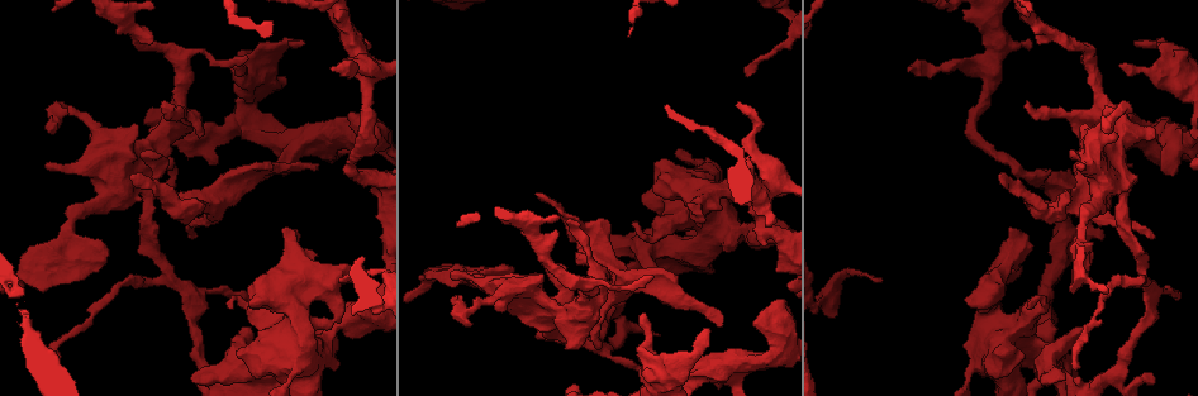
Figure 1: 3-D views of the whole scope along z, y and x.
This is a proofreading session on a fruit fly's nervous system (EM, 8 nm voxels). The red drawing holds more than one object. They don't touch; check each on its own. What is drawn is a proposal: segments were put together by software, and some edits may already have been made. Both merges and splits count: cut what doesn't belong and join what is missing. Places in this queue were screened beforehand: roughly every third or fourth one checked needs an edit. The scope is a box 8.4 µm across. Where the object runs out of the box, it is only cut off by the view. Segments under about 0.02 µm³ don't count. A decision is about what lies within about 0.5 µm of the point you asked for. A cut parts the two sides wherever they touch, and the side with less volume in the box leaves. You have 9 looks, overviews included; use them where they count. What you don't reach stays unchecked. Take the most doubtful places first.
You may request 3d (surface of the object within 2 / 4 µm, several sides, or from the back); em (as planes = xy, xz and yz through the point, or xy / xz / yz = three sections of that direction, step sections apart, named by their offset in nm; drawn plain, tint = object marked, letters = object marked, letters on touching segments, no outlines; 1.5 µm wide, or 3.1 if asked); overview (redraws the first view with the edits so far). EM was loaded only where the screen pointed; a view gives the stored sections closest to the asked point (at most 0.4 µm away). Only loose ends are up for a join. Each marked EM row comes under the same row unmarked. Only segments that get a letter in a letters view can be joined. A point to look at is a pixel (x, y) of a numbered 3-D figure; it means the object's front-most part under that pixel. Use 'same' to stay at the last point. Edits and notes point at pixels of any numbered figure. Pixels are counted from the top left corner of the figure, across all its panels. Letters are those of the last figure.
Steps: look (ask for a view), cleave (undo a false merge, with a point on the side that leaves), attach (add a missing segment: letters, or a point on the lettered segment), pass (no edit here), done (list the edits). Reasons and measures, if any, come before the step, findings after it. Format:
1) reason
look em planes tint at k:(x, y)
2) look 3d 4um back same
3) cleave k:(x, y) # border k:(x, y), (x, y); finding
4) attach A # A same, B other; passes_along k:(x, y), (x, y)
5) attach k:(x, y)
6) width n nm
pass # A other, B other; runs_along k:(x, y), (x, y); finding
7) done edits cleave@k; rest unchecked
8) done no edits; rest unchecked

look 3d 2um at 1:(317, 168)

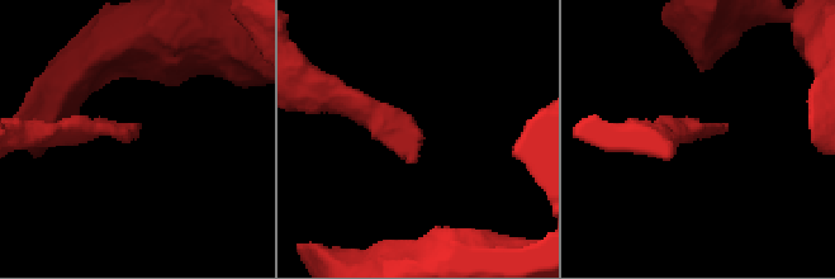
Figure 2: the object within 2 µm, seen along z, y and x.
need the tissue
look em yz step 4 tint at 2:(725, 127)

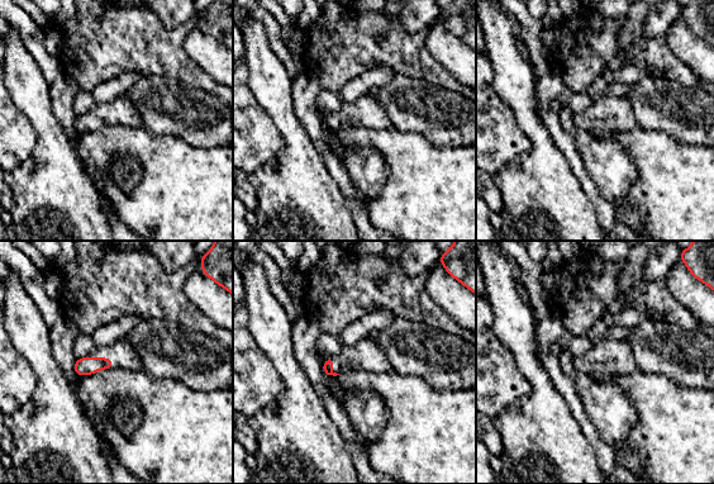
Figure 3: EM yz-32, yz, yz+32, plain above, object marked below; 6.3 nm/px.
another direction
look em planes letters same

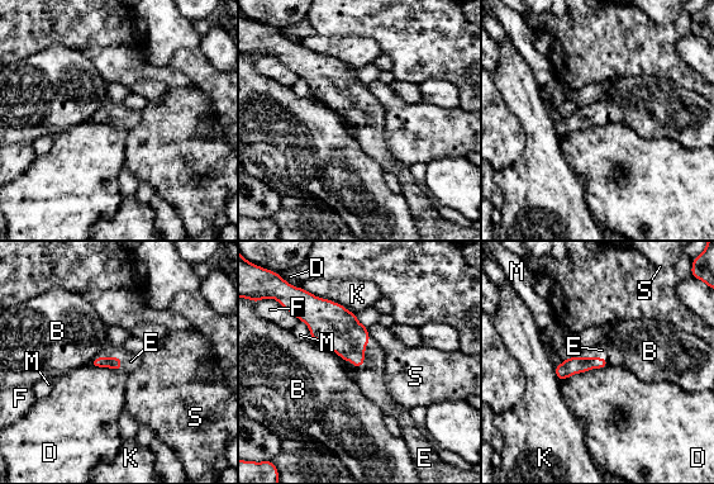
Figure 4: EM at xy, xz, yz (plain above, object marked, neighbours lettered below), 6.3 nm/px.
longest_contact D 320 nm
attach E # B other, D other, E same, F other, K other, M other, S other; the neuron continues

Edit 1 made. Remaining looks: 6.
look overview

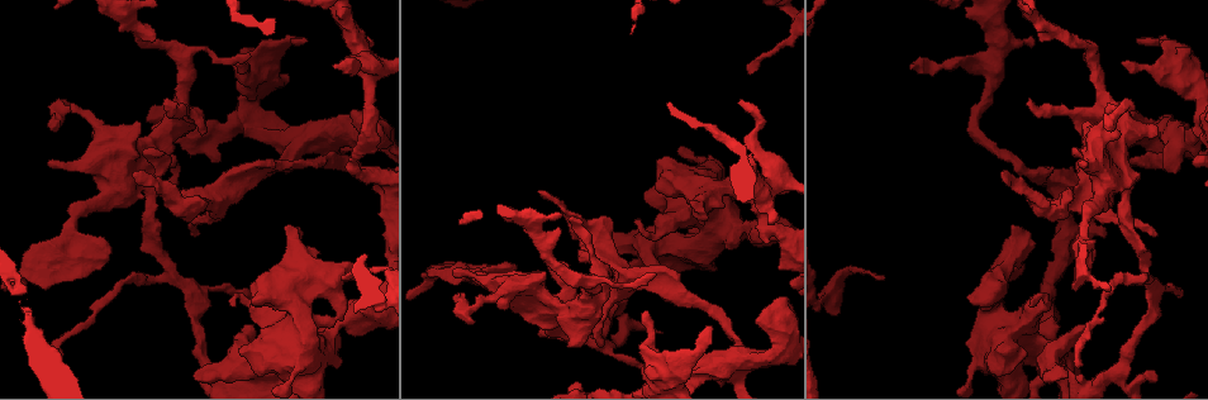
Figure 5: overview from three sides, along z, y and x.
long arm stops here
look em planes letters at 5:(1081, 363)

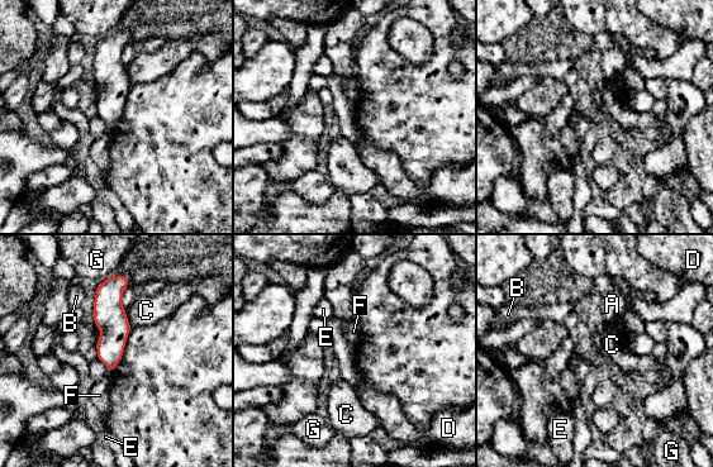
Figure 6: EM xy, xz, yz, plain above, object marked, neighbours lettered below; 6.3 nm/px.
width 180 nm
pass # A other, B other, C other, D other, E other, F other, G other; runs_along 6:(120, 281), (110, 291), (110, 365); none of them fits

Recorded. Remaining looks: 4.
free end
look 3d 2um at 5:(774, 223)

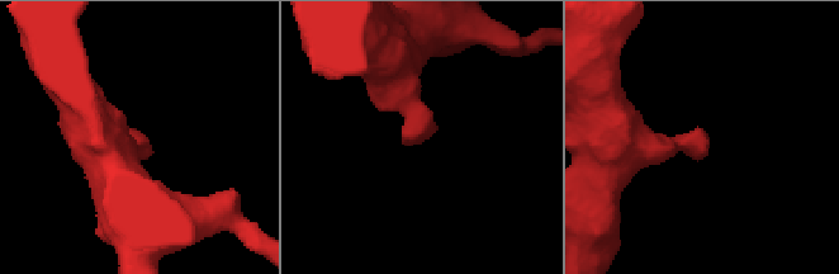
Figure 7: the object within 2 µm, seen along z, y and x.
look em planes letters at 7:(140, 158)

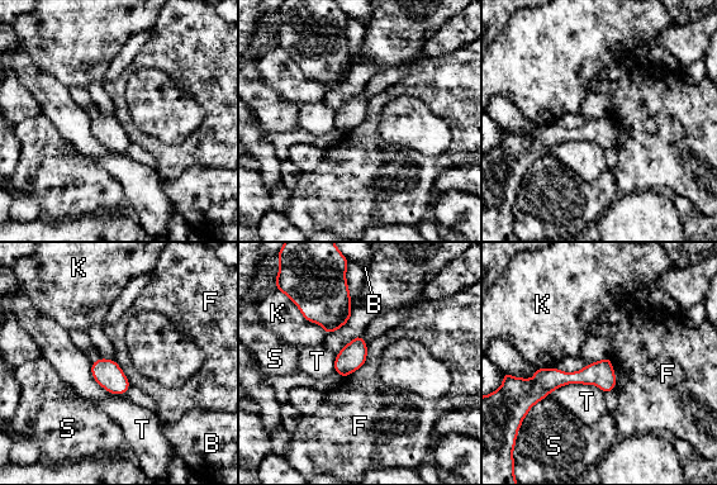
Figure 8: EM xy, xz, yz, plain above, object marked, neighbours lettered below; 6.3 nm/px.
pass # B other, F other, K other, S other, T other; runs_along 8:(607, 361), (551, 379), (528, 403); no lettered segment goes on from it

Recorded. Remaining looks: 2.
free end
look 3d 2um at 5:(203, 131)

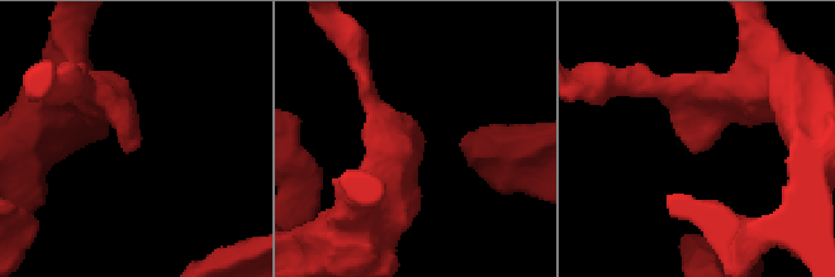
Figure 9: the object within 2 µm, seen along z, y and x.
look em planes letters at 9:(130, 137)

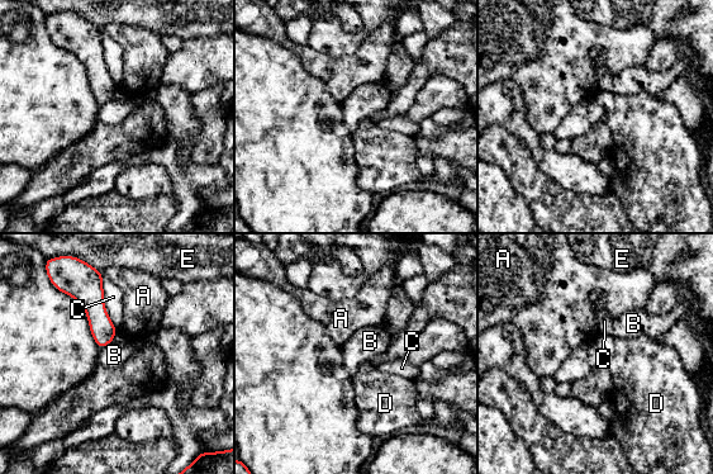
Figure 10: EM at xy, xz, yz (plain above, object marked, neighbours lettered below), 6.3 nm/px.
width 150 nm
pass # A other, B other, C other, D other, E other; border 10:(101, 276), (103, 303), (118, 331); no lettered segment goes on from it

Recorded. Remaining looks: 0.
done edits attach@4; rest unchecked

